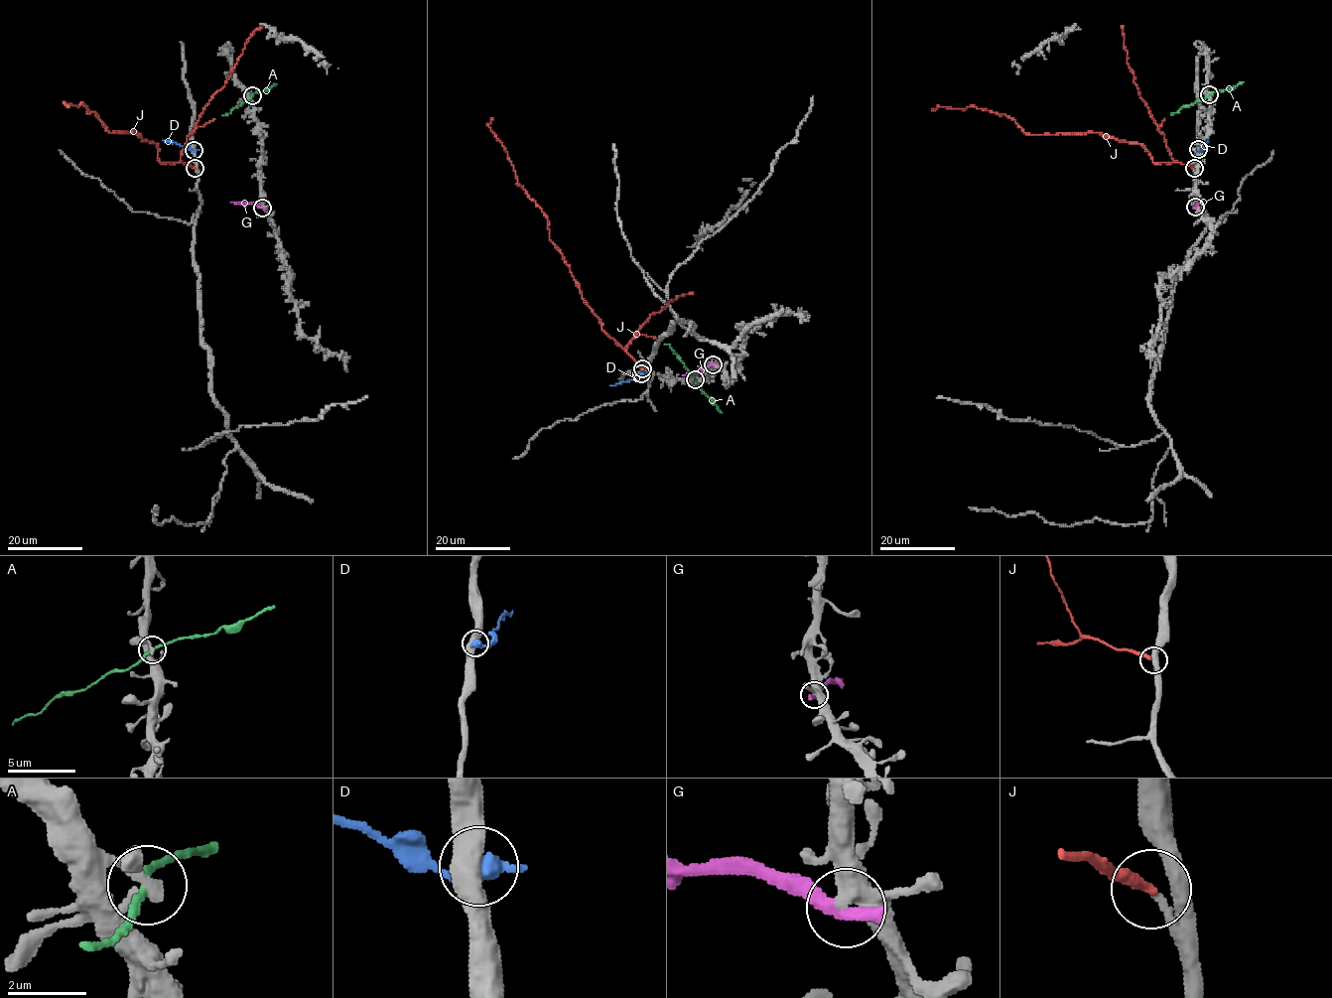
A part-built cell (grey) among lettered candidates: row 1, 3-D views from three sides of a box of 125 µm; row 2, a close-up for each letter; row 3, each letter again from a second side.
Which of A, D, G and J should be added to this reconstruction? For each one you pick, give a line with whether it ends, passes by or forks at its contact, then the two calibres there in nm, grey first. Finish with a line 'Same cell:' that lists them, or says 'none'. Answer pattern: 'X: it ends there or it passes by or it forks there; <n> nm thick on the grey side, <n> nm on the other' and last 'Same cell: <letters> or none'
A: it passes by; 220 nm thick on the grey side, 170 nm on the other
J: it ends there; 200 nm thick on the grey side, 280 nm on the other
Same cell: A, J

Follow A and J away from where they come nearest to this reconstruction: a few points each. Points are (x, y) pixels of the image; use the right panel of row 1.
A: (1209, 94), (1170, 115)
J: (1193, 167), (1178, 162), (1155, 163), (1140, 144), (1099, 133), (1030, 135), (1004, 114), (973, 106), (932, 110)

